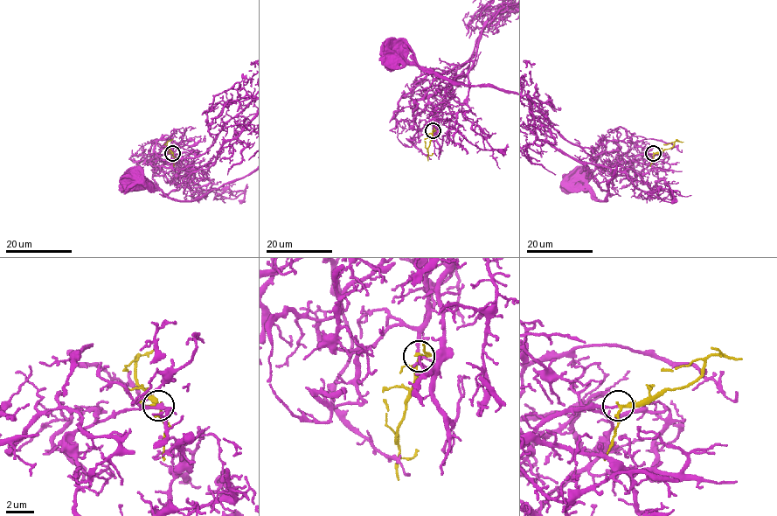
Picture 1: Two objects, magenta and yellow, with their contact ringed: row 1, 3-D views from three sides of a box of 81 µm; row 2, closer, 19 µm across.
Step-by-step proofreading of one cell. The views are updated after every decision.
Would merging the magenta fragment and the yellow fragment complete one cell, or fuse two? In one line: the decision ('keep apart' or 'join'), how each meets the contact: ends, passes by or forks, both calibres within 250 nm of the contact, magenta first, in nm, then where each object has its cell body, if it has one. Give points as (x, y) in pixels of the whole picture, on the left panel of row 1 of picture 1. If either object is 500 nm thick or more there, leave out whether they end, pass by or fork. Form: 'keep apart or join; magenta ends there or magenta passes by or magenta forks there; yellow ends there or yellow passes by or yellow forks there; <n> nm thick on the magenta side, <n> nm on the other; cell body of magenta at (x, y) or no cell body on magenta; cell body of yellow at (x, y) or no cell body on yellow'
join; magenta ends there; yellow forks there; 180 nm thick on the magenta side, 160 nm on the other; cell body of magenta at (129, 180); no cell body on yellow

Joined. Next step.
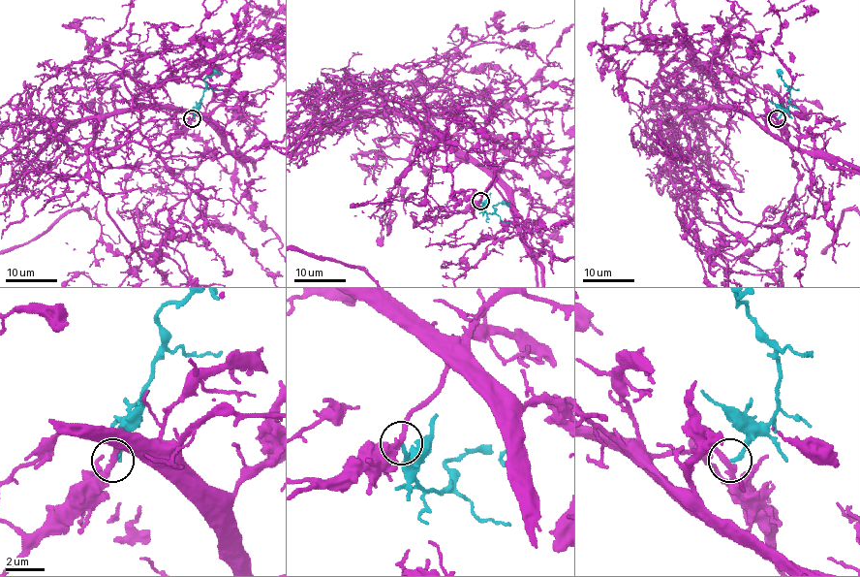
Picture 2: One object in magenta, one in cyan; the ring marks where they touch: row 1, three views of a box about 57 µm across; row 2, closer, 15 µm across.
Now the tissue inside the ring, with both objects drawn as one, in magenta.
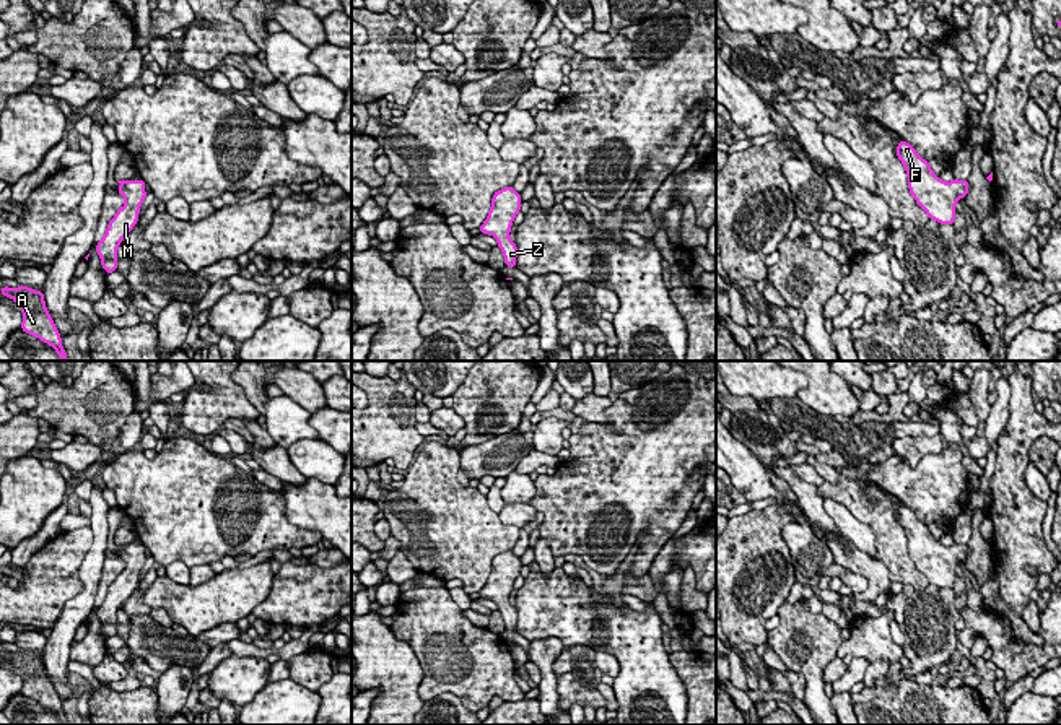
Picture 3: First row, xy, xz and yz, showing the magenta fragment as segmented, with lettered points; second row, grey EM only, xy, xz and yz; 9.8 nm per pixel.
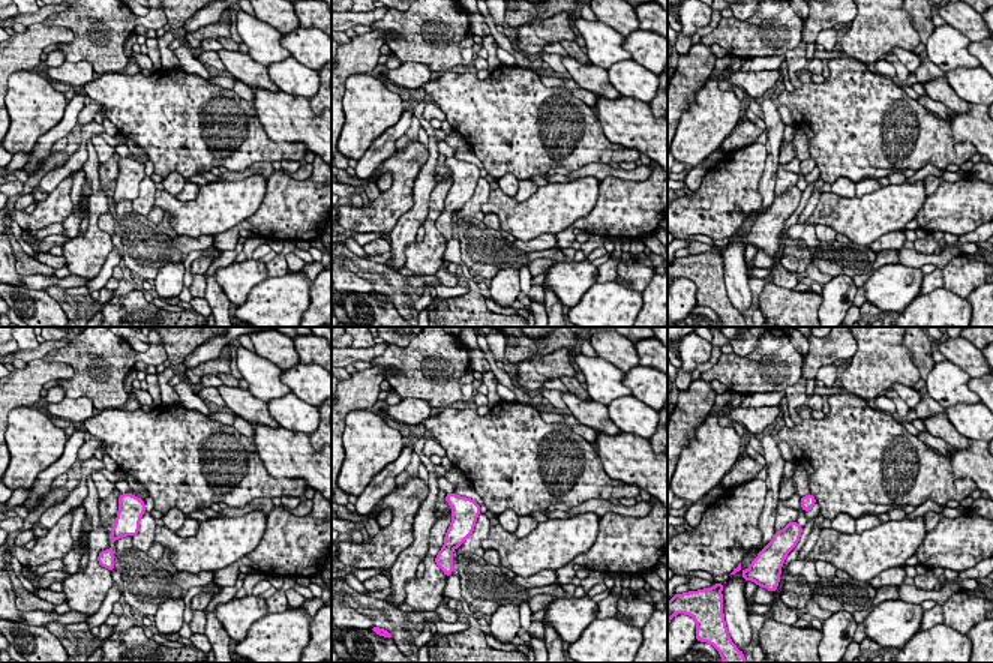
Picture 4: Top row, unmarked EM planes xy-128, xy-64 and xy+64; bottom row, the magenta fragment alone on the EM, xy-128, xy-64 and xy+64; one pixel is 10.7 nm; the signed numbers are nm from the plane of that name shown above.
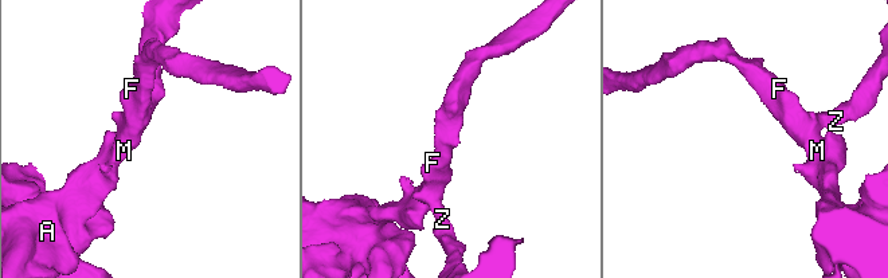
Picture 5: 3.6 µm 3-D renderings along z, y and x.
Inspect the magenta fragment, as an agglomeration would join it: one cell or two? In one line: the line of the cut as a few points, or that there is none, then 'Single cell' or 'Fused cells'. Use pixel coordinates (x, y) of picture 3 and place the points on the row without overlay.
No split. Single cell

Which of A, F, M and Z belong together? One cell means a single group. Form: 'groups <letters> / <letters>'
groups A F M Z

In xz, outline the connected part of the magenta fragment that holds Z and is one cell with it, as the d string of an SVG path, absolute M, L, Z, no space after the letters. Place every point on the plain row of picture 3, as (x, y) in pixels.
M511 551L493 558L491 572L485 587L478 592L482 598L493 600L504 619L504 627L516 632L517 611L509 603L514 580L521 575L521 559Z

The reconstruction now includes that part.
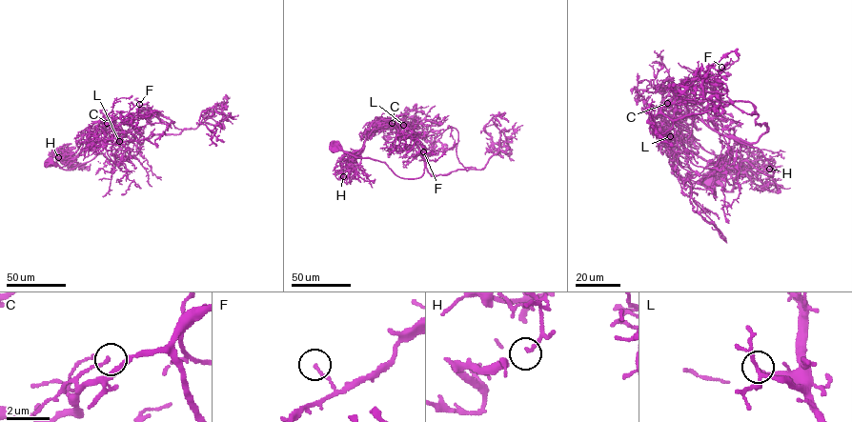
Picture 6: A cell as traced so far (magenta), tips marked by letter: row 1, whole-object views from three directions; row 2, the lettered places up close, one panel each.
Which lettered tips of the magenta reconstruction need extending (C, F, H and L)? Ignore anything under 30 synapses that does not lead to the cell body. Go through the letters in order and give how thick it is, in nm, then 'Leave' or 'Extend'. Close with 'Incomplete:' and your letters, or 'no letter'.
C: Thickness 130 nm. Leave
F: Thickness 130 nm. Leave
H: Thickness 80 nm. Leave
L: Thickness 150 nm. Extend
Incomplete: L

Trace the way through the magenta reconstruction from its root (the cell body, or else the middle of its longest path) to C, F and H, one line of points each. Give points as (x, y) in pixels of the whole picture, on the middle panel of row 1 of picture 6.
C: (333, 147), (382, 161), (399, 177), (419, 178), (424, 162), (418, 146), (395, 120), (392, 123)
F: (333, 147), (382, 161), (406, 178), (423, 174), (419, 135), (440, 132), (423, 151)
H: (333, 147), (382, 161), (400, 177), (419, 178), (424, 162), (415, 142), (386, 127), (367, 135), (343, 176)

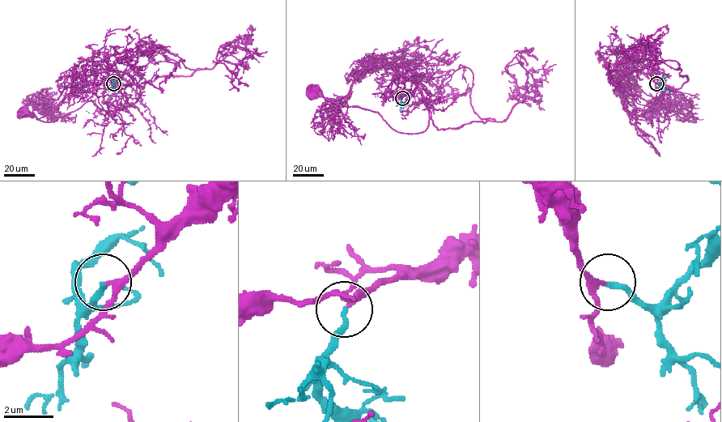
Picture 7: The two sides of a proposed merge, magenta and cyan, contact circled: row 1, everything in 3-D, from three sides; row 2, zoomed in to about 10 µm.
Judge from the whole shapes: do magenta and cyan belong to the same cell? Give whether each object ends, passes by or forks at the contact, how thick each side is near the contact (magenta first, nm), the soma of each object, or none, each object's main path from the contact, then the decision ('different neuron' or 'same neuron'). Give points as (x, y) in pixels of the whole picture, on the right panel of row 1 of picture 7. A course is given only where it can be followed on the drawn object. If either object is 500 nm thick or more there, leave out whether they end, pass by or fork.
magenta passes by; cyan ends; calibres 240 and 200 nm; soma magenta (650, 112); soma cyan none; course magenta (656, 83), (649, 73), (645, 74), (659, 83), (681, 91), (691, 110), (671, 101), (662, 121), (650, 113); course cyan (656, 83), (670, 91); same neuron

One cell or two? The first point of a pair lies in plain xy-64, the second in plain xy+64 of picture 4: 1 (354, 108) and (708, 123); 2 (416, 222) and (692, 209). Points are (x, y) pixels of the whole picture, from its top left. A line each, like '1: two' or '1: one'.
1: one
2: two

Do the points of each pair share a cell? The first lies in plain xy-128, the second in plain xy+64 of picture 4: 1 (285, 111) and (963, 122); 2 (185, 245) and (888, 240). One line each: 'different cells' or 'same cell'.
1: same cell
2: same cell

